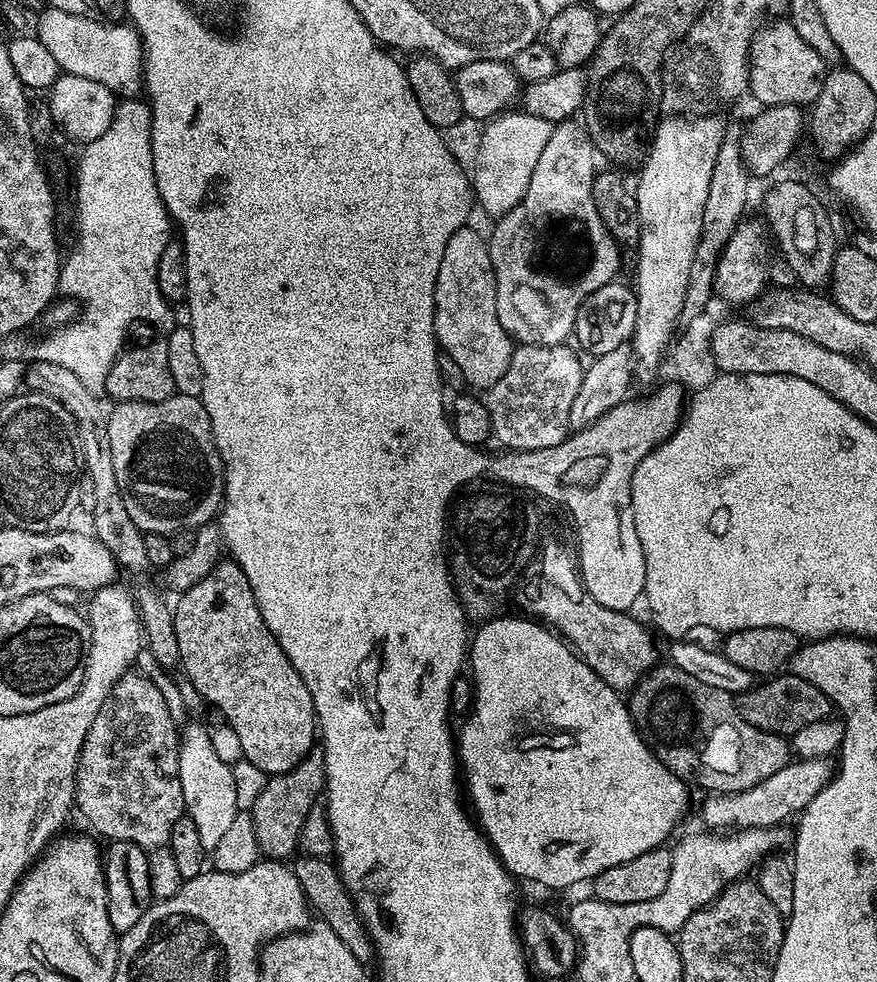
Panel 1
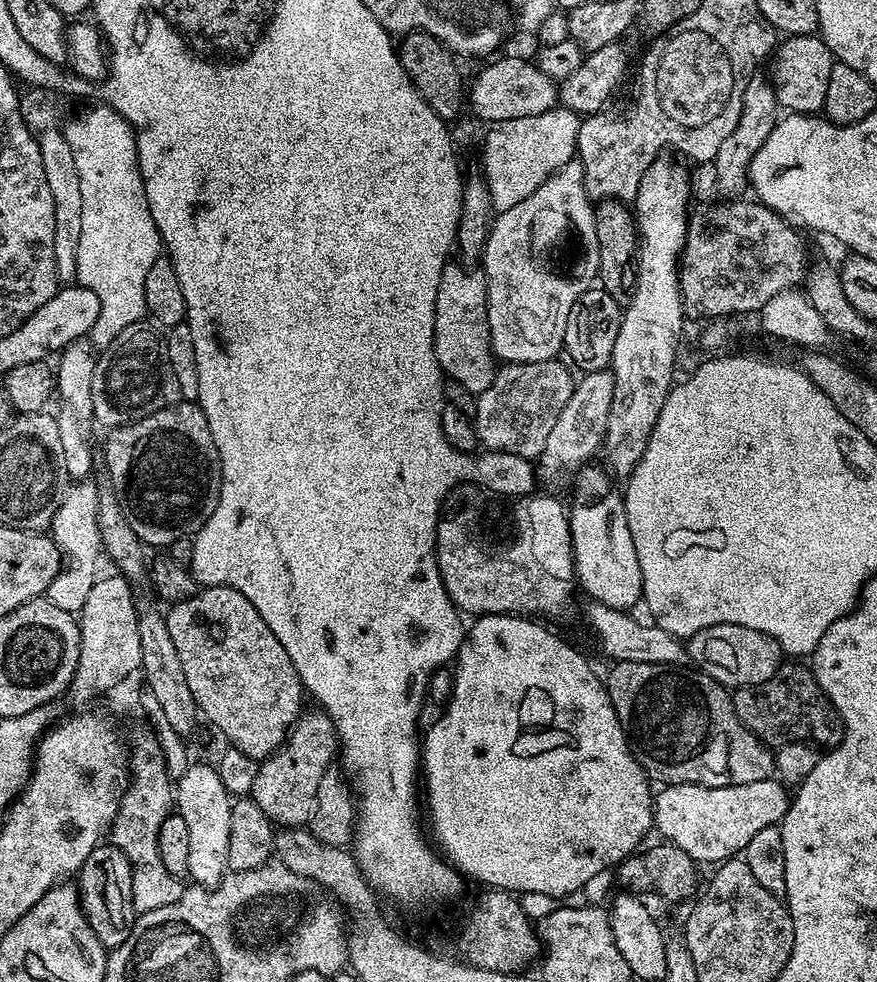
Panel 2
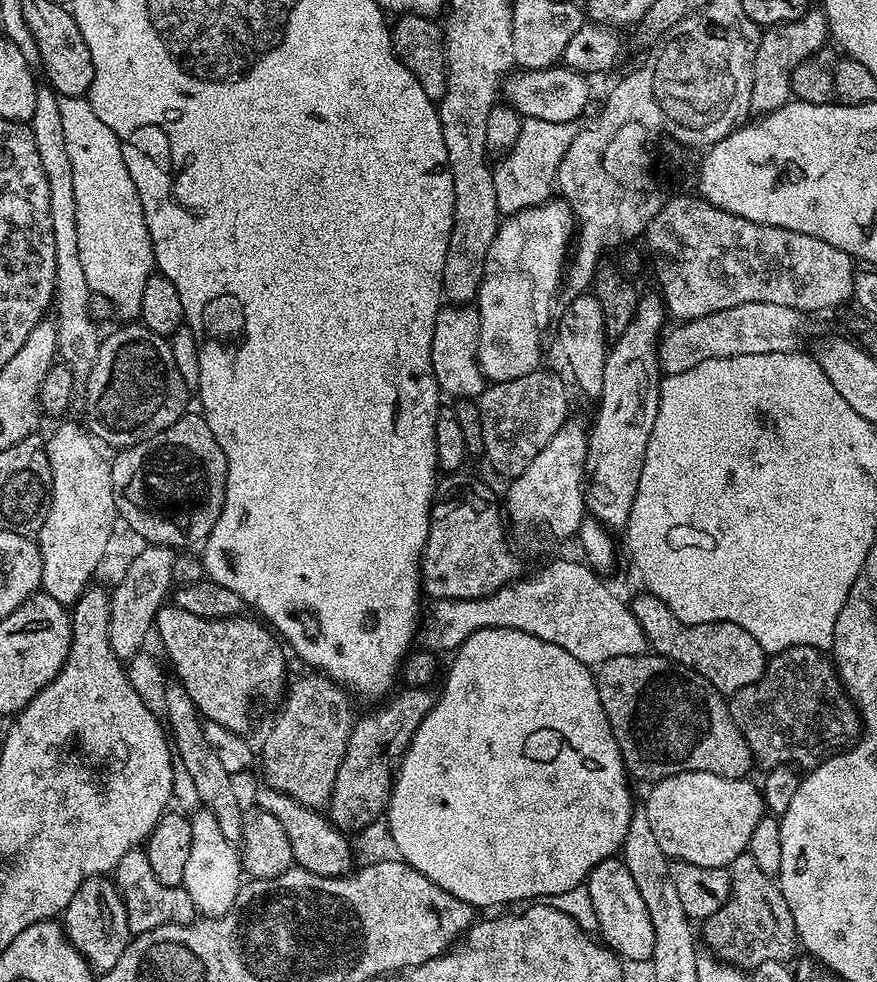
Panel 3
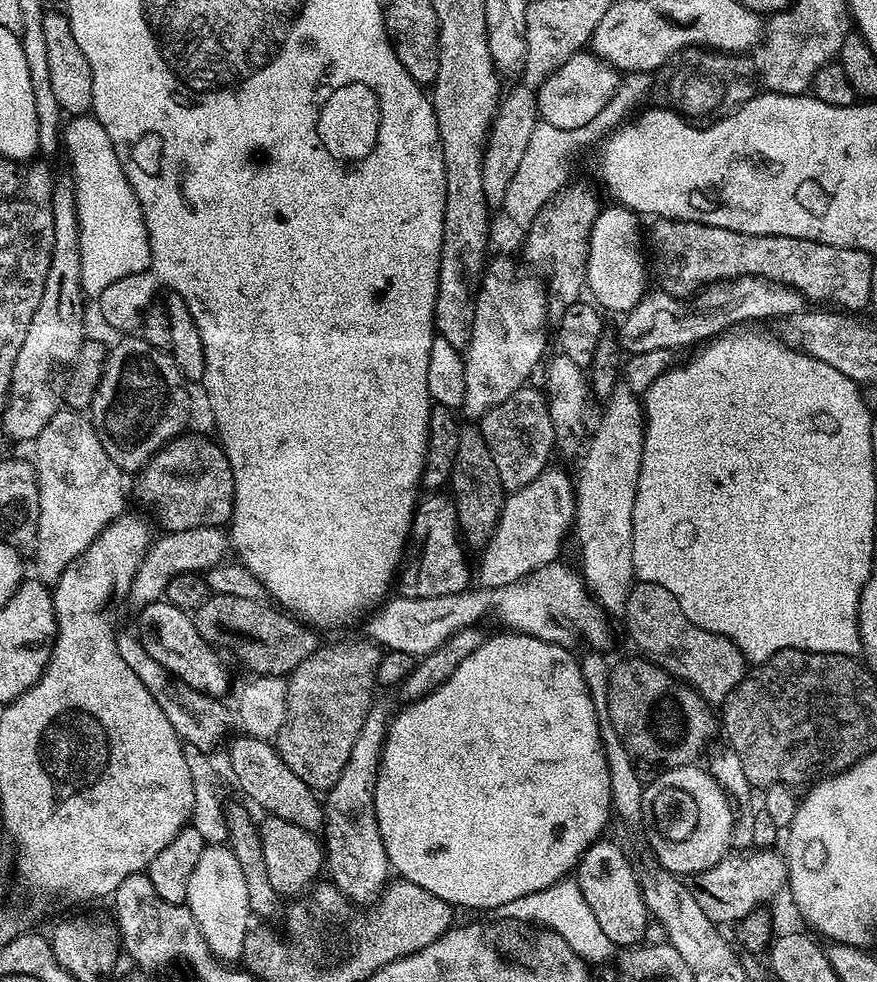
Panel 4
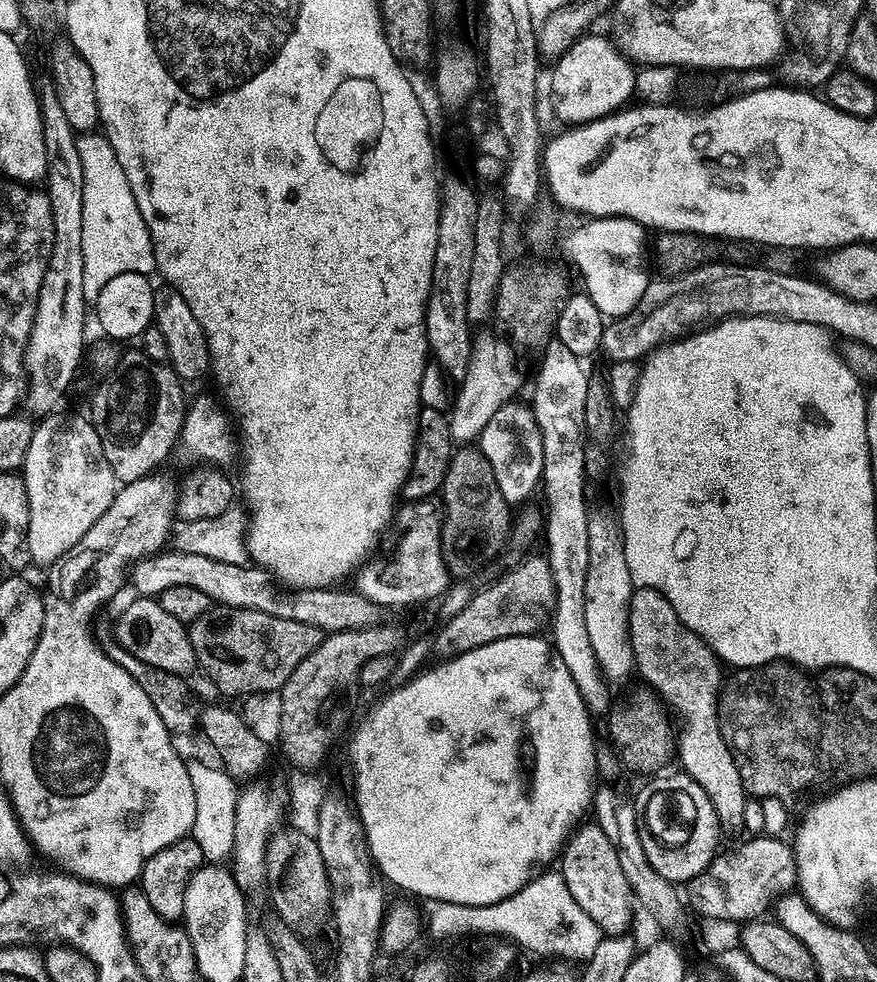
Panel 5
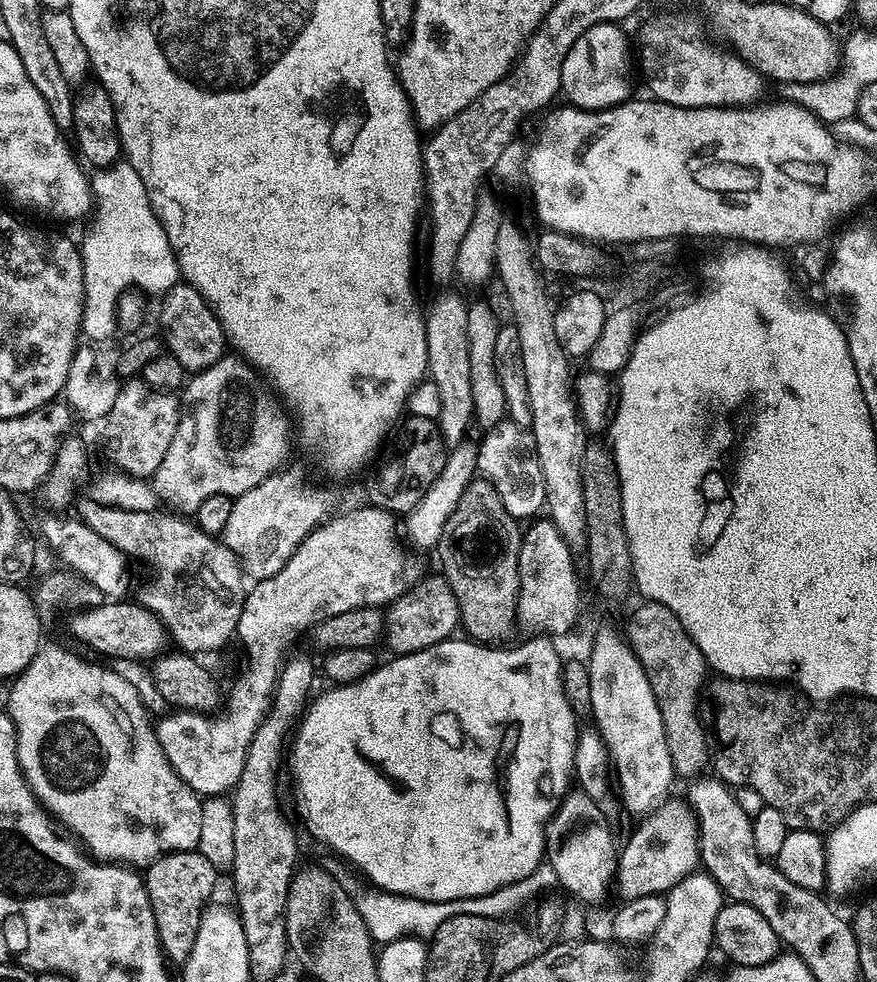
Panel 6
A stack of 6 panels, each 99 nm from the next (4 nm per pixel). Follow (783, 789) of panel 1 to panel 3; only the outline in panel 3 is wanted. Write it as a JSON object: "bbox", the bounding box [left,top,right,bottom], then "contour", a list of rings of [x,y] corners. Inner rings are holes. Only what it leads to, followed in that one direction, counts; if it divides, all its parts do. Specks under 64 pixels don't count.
{"bbox":[642,772,766,868],"contour":[[[683,772],[655,781],[649,787],[652,789],[648,792],[648,801],[642,804],[642,811],[648,815],[650,830],[654,830],[654,838],[658,838],[658,846],[662,846],[669,861],[681,860],[694,866],[727,868],[734,858],[747,852],[754,826],[758,826],[758,822],[766,815],[761,789],[757,785],[755,788],[750,781],[748,778],[722,778],[709,772]]]}

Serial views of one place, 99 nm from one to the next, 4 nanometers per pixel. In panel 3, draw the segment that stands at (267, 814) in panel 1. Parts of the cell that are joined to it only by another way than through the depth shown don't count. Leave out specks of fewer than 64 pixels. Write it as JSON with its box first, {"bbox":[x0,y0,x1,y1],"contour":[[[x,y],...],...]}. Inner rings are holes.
{"bbox":[258,673,354,810],"contour":[[[323,673],[308,675],[312,676],[291,681],[290,691],[283,697],[284,705],[272,729],[264,736],[264,749],[261,752],[259,749],[258,764],[264,767],[268,775],[267,783],[271,787],[306,806],[320,810],[332,797],[334,778],[350,742],[354,723],[353,697]]]}

